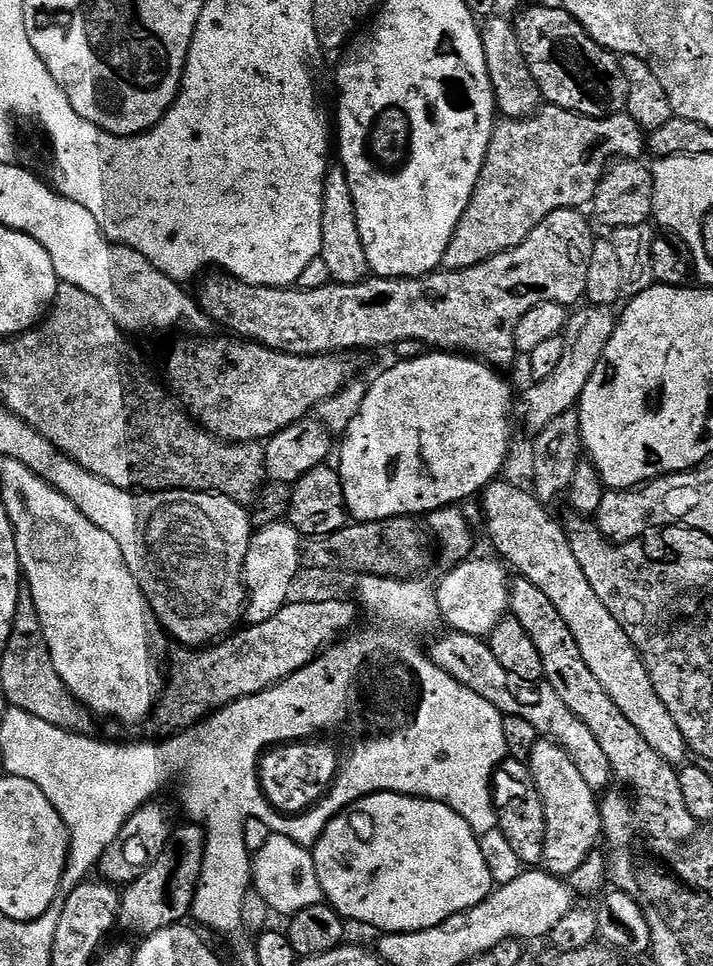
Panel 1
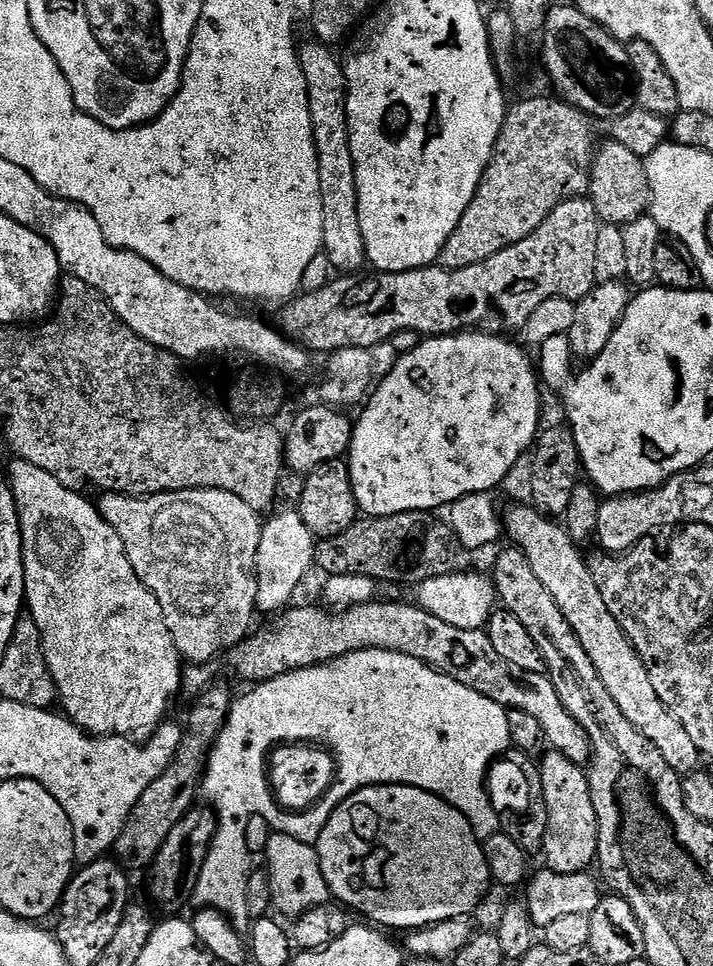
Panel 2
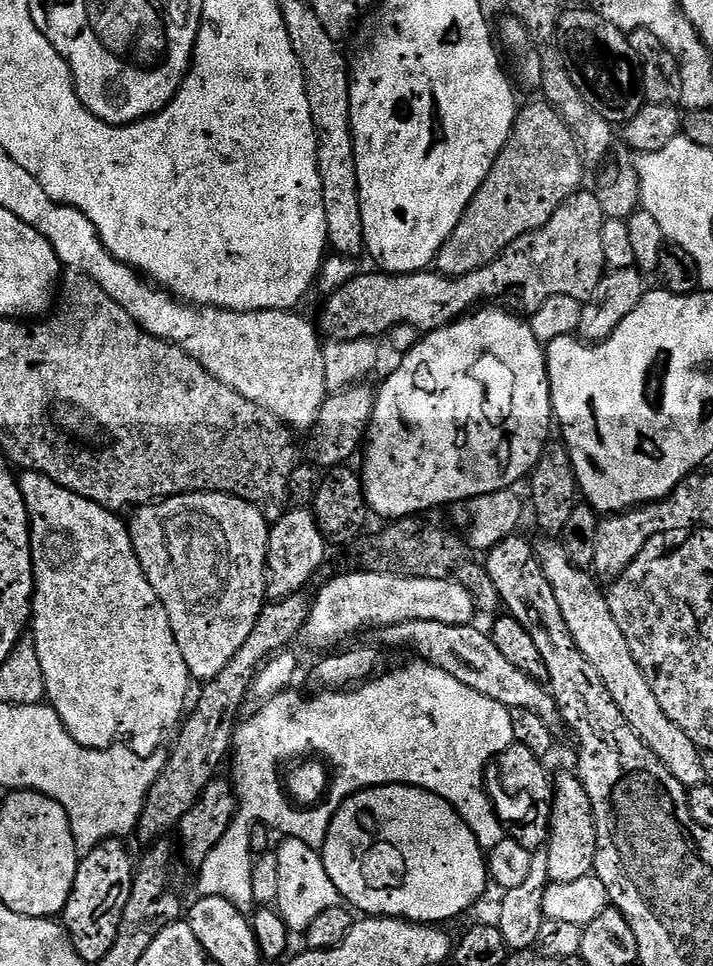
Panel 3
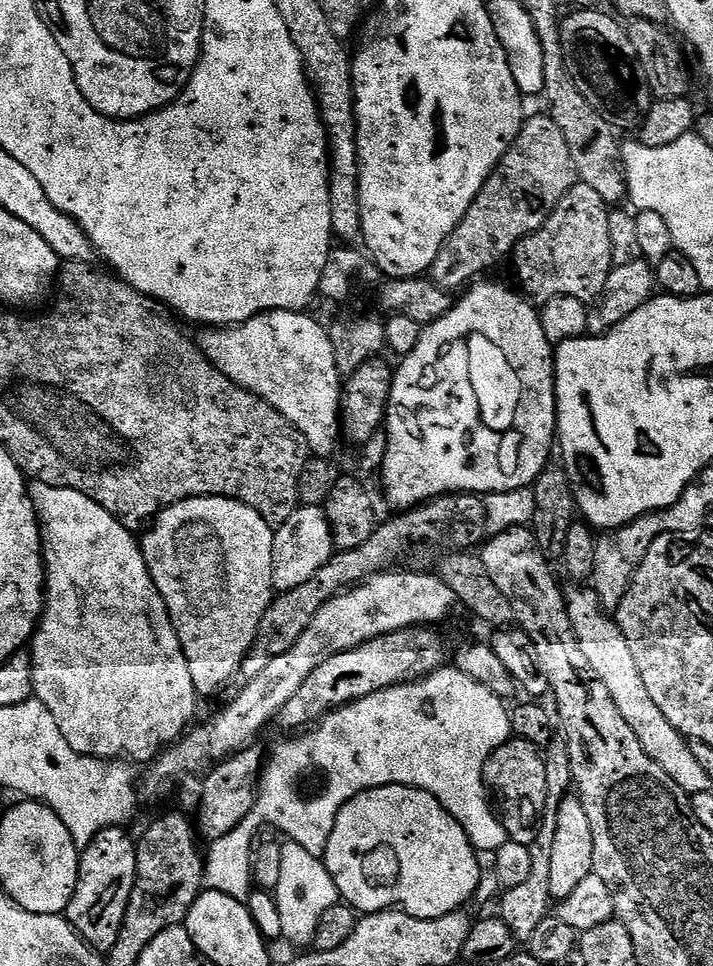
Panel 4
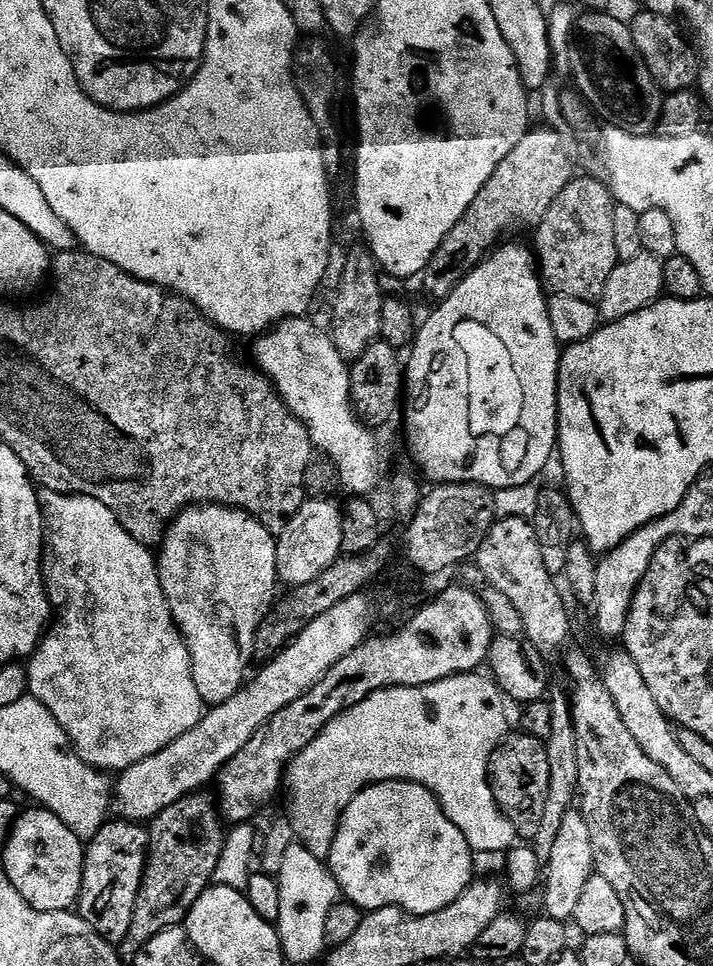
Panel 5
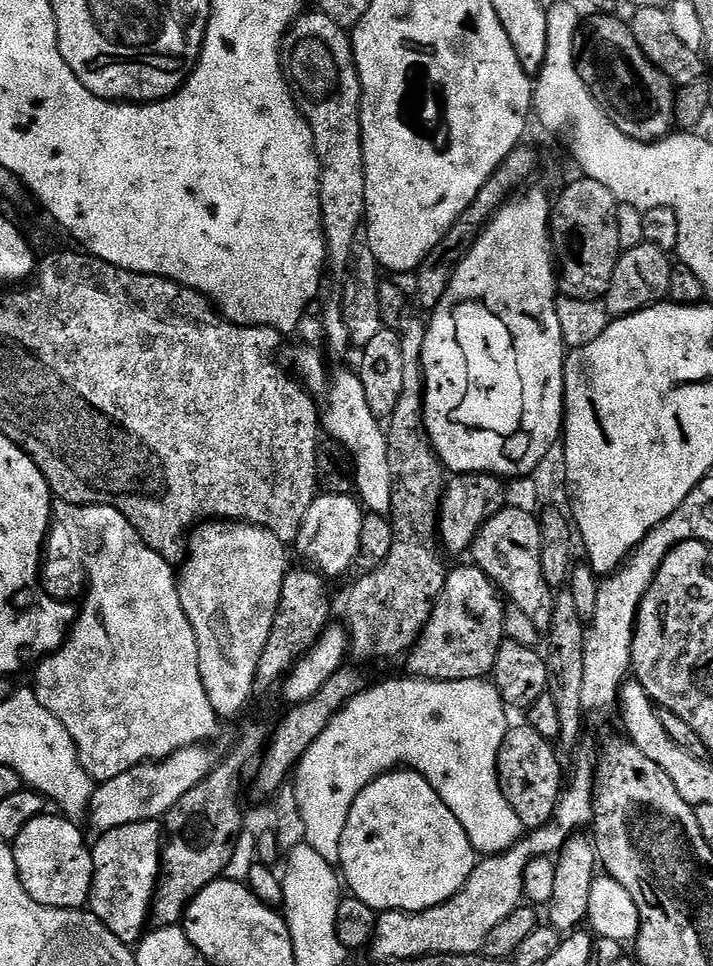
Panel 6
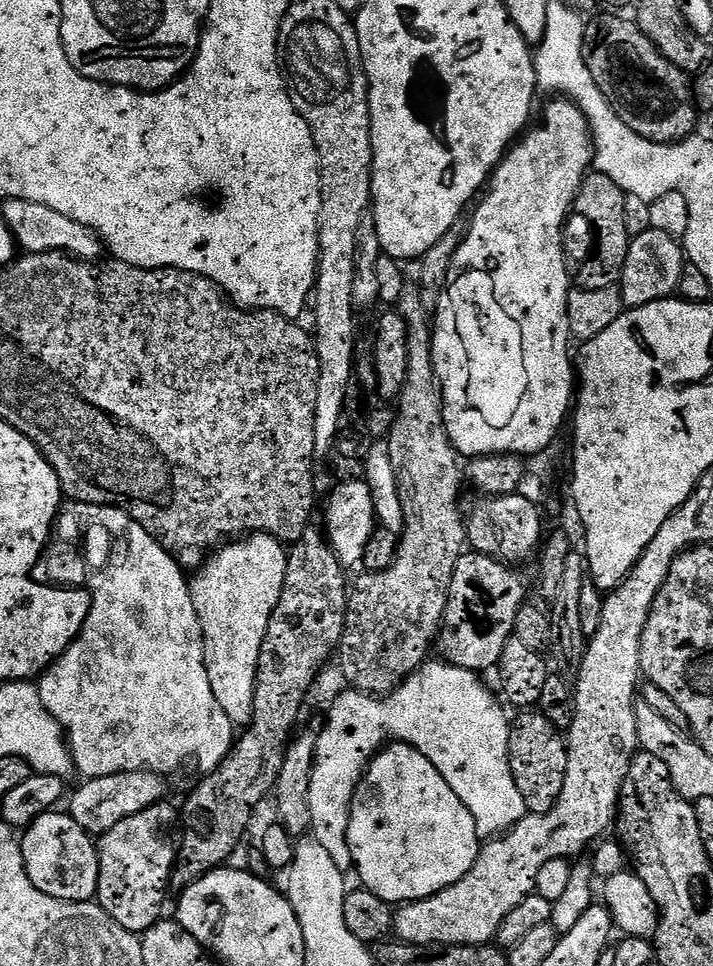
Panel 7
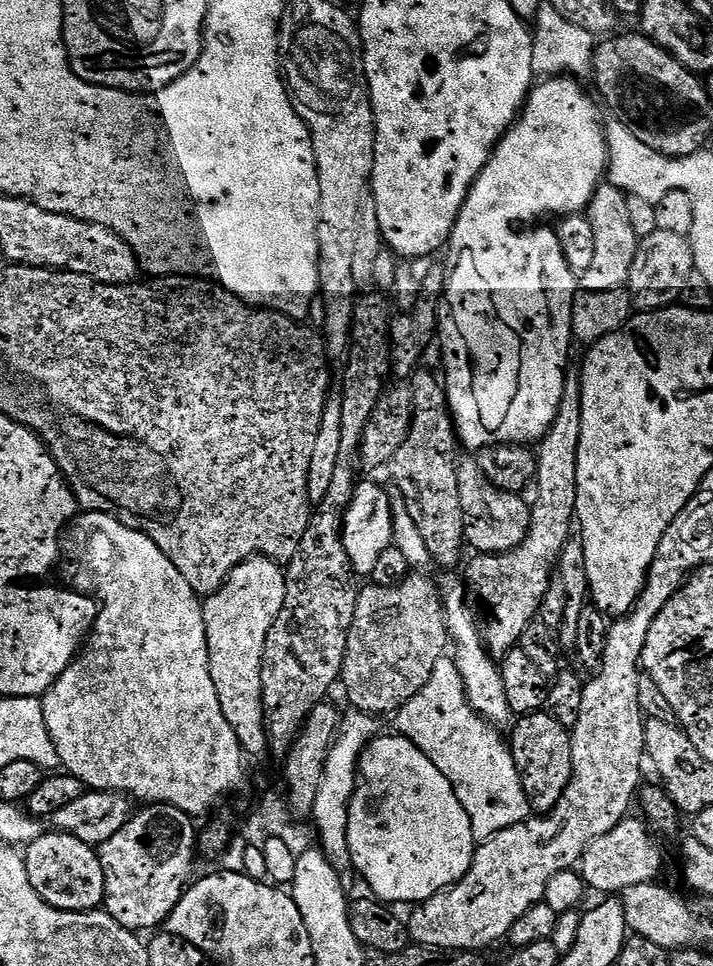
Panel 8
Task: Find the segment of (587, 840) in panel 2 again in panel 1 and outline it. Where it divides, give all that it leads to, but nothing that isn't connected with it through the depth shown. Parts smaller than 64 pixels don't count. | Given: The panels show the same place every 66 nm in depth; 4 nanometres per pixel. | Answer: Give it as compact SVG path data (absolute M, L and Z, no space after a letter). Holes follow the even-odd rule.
M537 739L534 750L526 762L530 780L536 783L535 795L544 804L546 818L546 838L544 839L543 867L552 876L570 878L588 856L593 855L592 848L602 836L600 822L600 806L597 793L590 786L586 786L578 766L570 758L564 748L560 748L553 740Z

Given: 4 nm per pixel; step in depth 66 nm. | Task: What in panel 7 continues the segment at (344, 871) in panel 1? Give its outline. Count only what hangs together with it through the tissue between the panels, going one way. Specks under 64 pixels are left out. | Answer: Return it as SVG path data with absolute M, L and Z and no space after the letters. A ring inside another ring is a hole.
M394 742L377 753L372 763L368 765L367 772L364 773L363 781L356 787L356 793L352 799L352 809L350 810L350 822L348 823L348 846L352 855L352 867L355 875L360 875L360 880L364 883L361 885L367 891L373 892L378 898L382 898L386 903L393 906L403 906L412 904L416 900L430 898L434 894L457 884L474 866L482 847L482 837L478 834L476 823L470 812L466 810L458 796L446 786L446 780L434 770L431 762L416 748Z

